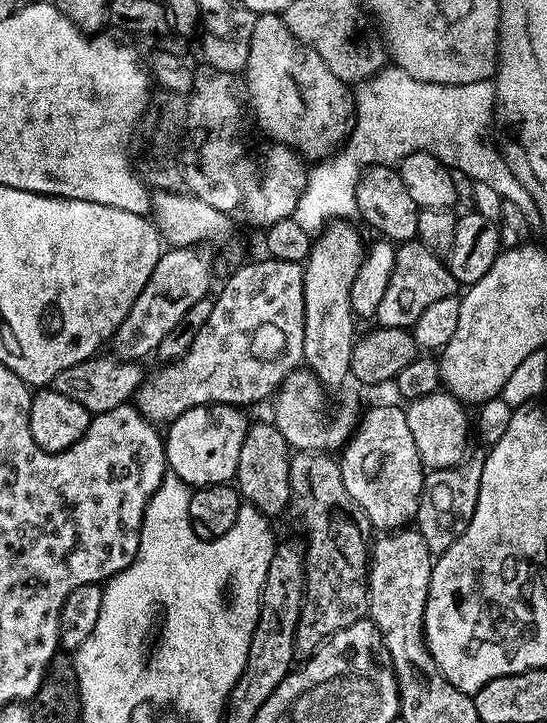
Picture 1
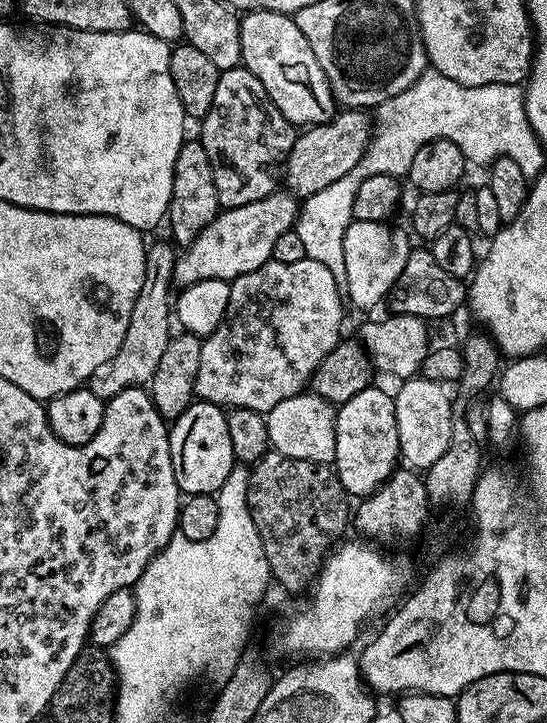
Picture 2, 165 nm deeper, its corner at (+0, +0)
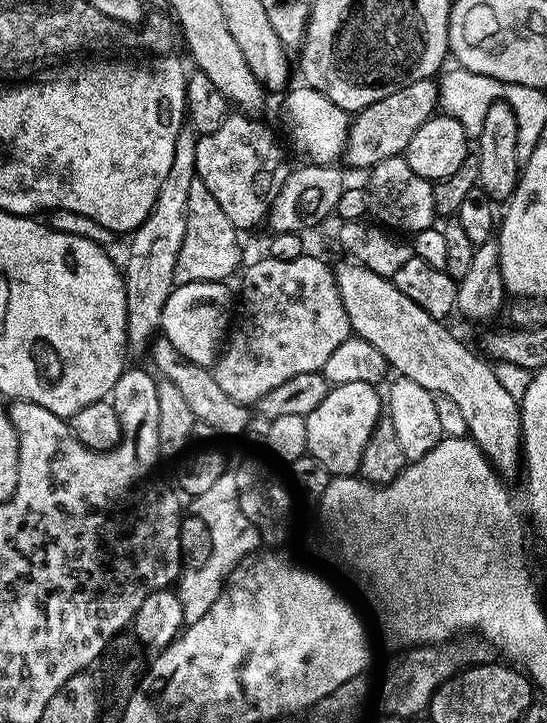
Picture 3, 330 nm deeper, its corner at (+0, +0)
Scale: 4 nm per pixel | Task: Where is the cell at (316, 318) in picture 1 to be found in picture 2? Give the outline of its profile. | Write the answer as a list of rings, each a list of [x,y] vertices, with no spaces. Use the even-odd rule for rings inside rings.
[[[303,392],[291,397],[289,404],[278,402],[265,415],[269,447],[288,458],[331,465],[337,456],[337,407],[320,395]]]

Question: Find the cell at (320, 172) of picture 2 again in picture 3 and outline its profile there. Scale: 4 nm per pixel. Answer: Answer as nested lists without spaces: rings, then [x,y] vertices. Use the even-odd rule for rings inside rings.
[[[430,79],[410,82],[410,86],[394,90],[394,94],[386,94],[386,98],[366,106],[351,117],[348,145],[344,147],[342,157],[343,163],[348,163],[352,168],[371,170],[384,159],[403,156],[418,126],[422,126],[422,122],[426,122],[431,116],[437,115],[439,103],[439,83],[435,79]]]

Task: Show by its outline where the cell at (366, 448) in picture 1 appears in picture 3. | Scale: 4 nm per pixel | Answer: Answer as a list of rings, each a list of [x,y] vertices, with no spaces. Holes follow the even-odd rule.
[[[346,382],[344,385],[329,387],[326,398],[314,406],[314,410],[305,416],[306,440],[308,442],[307,455],[313,456],[330,474],[356,474],[360,471],[362,454],[370,436],[374,434],[376,424],[382,415],[382,396],[378,393],[377,385],[366,382]]]

